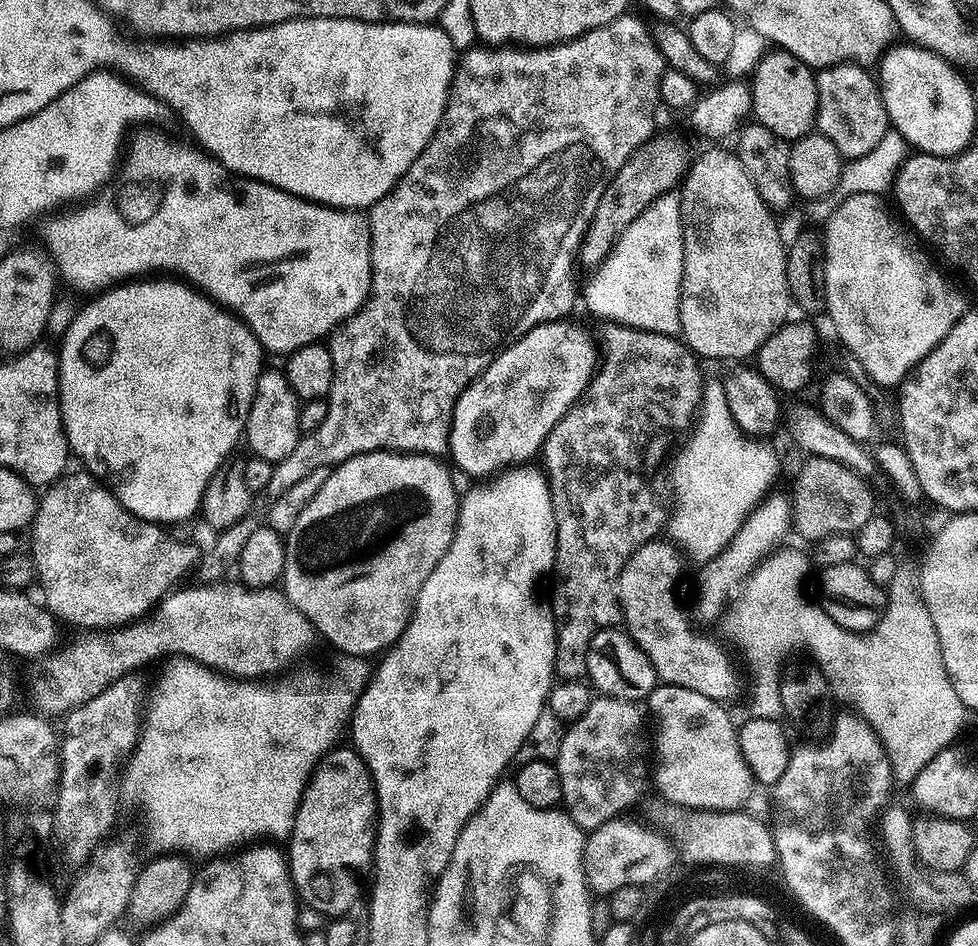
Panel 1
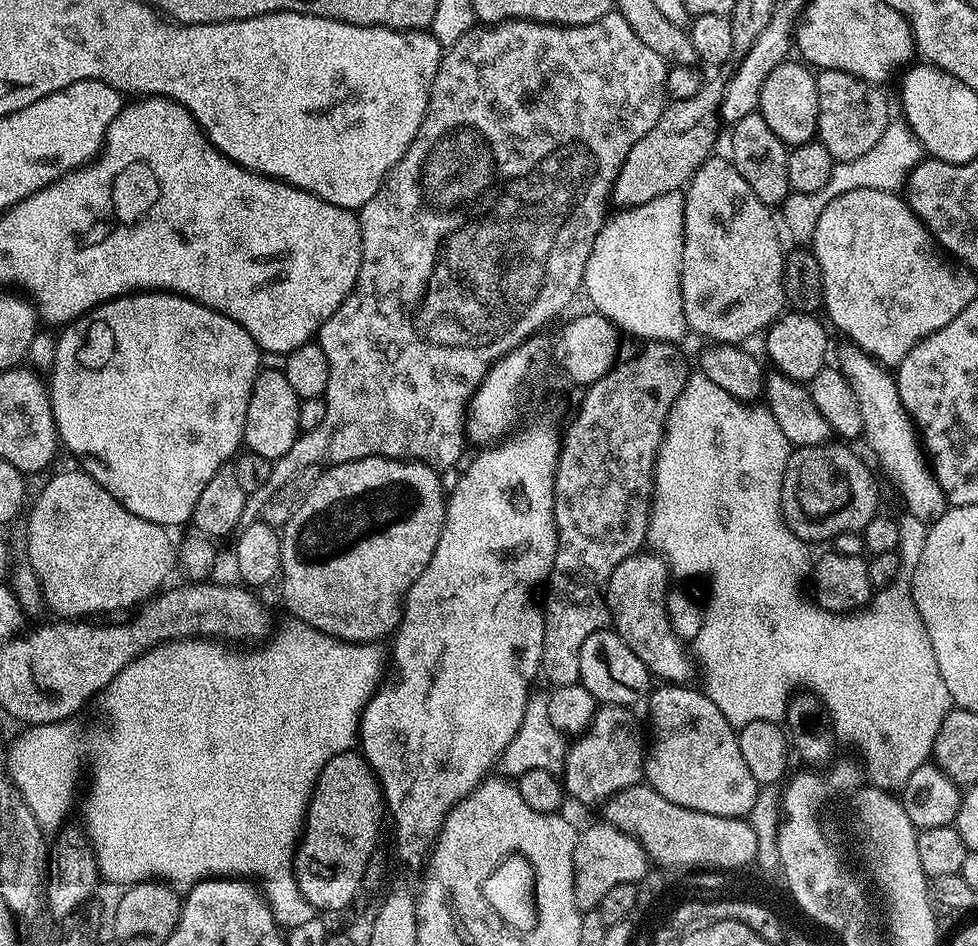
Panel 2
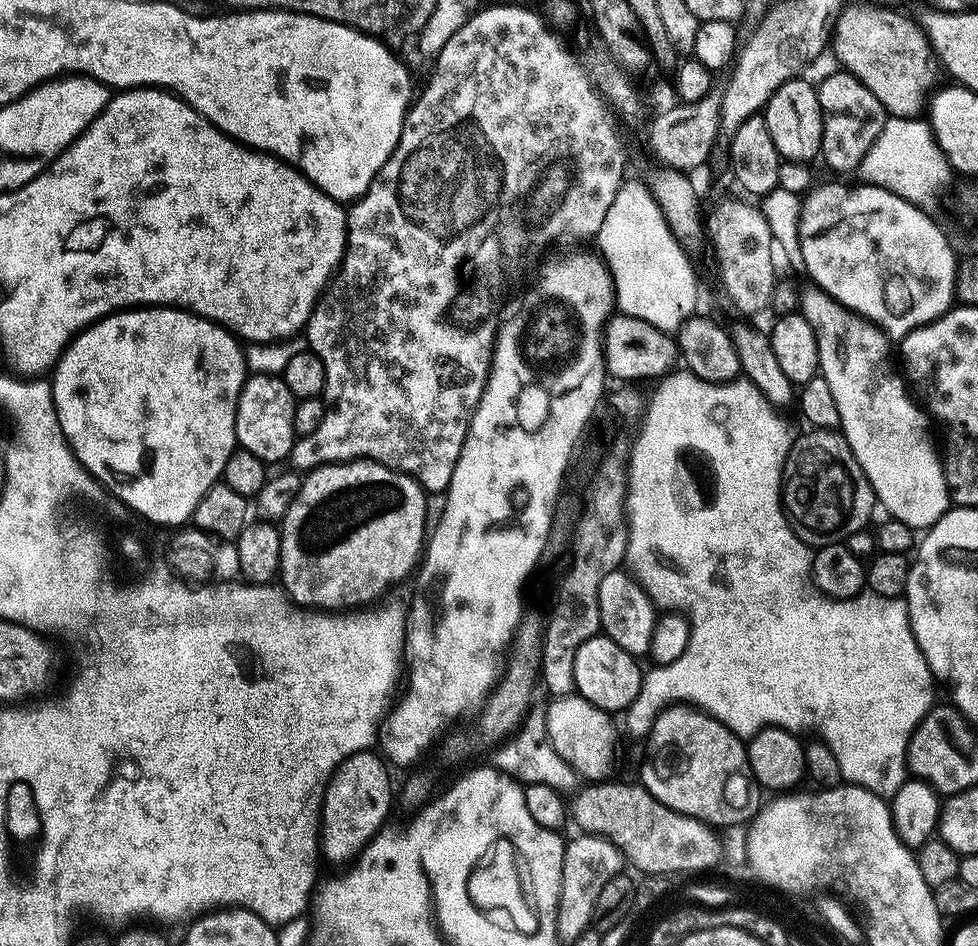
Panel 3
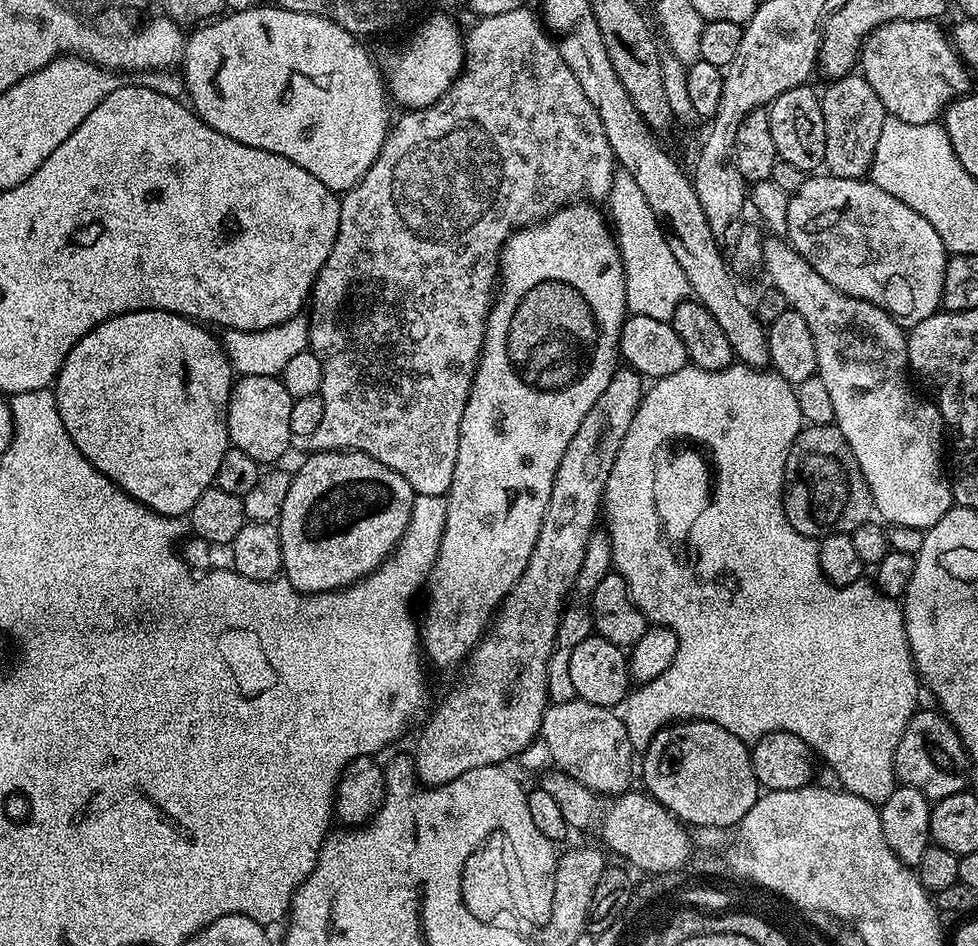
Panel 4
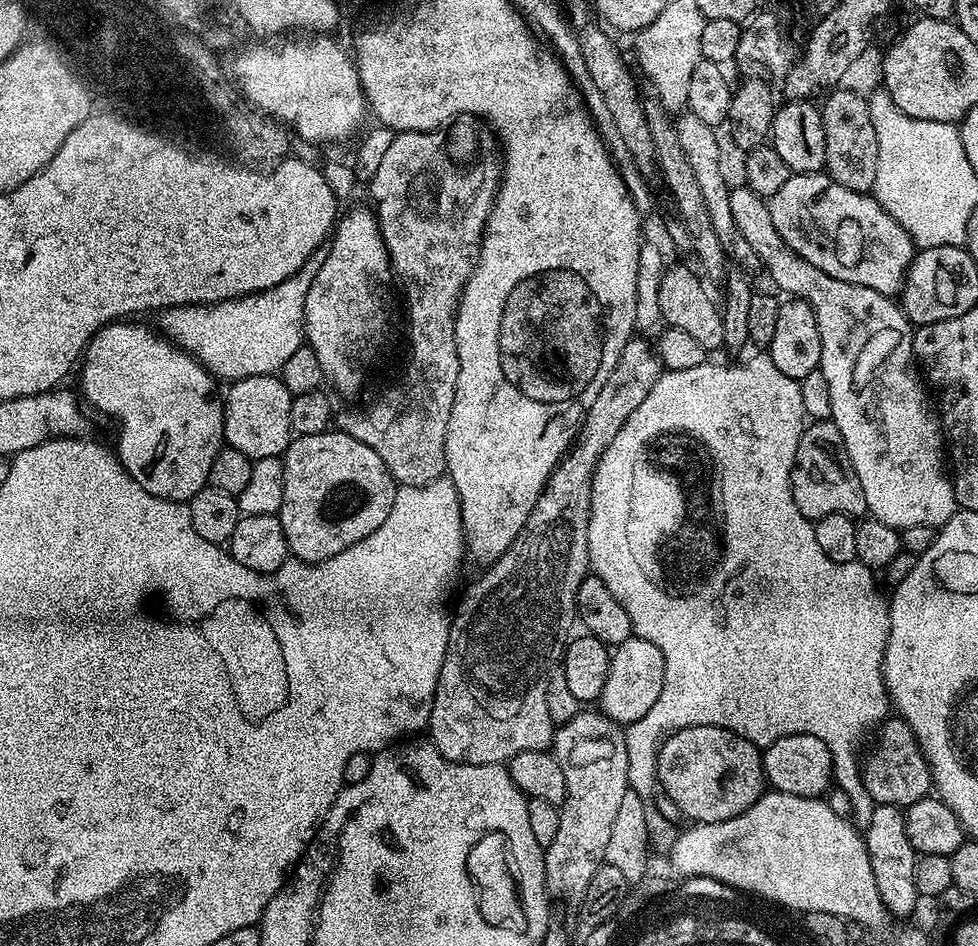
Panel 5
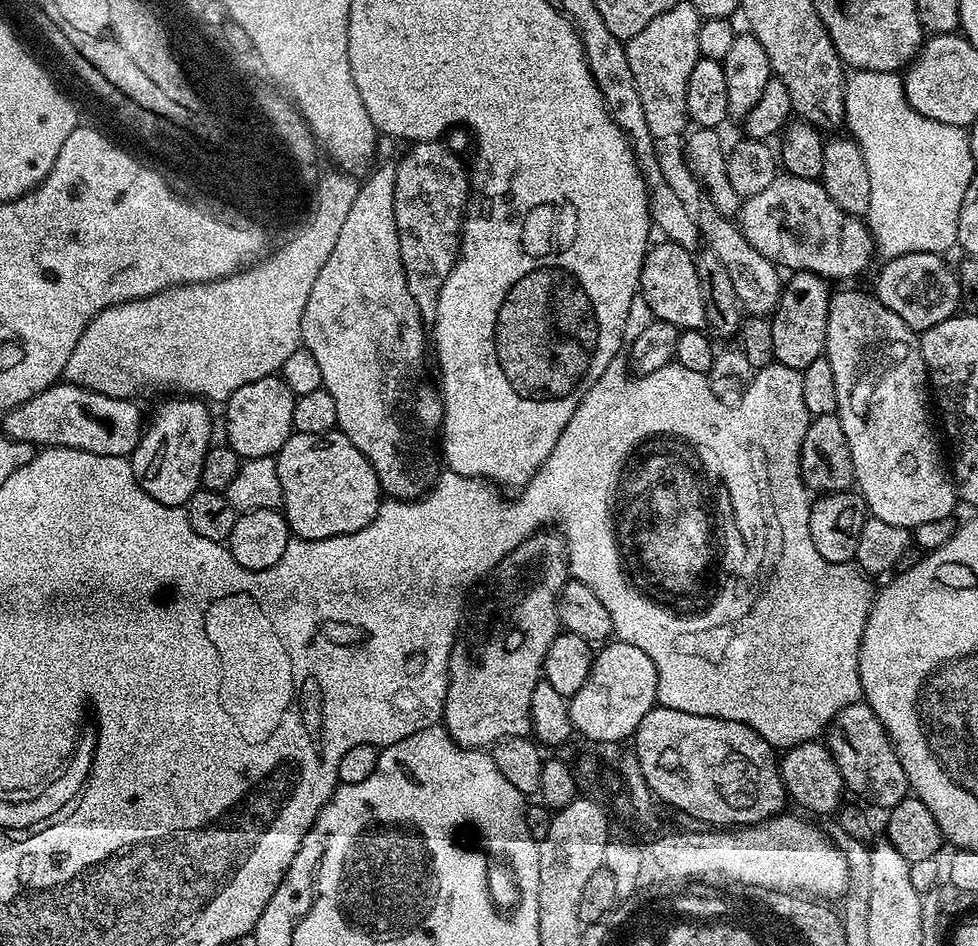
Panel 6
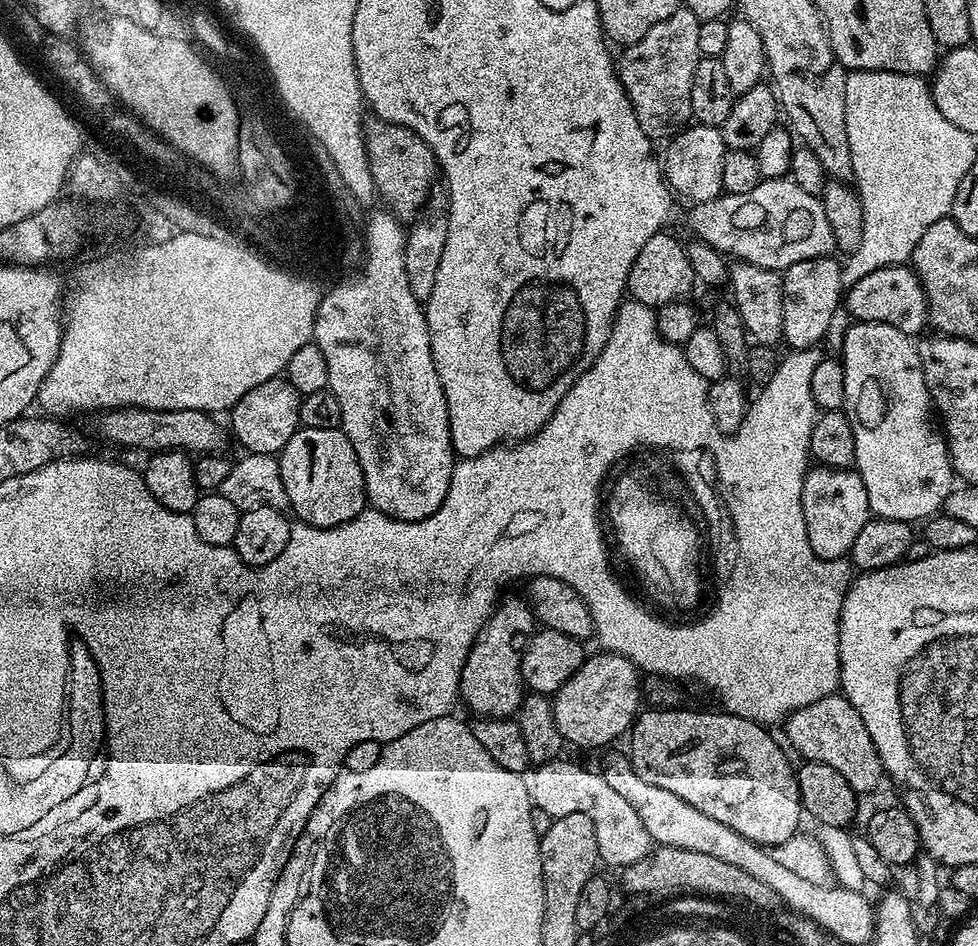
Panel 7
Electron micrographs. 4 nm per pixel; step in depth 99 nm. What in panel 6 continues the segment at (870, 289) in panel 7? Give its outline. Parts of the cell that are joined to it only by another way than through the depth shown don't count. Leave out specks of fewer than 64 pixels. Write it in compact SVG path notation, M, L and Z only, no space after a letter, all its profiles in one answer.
M915 252L885 259L876 276L874 298L894 310L917 334L930 330L930 326L938 326L938 322L946 322L946 318L961 311L962 280L944 259L938 252Z

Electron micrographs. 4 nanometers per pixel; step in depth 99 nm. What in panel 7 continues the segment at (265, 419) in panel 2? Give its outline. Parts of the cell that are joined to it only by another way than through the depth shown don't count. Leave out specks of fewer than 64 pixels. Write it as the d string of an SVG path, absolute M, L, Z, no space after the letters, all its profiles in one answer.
M287 378L267 380L246 390L246 394L242 394L242 398L238 398L238 402L230 409L231 435L244 447L245 453L276 456L284 449L286 442L290 442L296 429L301 427L300 397L300 392L290 386Z

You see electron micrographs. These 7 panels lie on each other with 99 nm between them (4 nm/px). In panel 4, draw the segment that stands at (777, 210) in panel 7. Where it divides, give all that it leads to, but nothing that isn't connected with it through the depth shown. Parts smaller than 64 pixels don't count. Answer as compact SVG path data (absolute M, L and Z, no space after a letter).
M812 174L788 197L786 206L786 239L796 252L830 286L842 290L848 296L865 300L884 309L901 328L911 330L915 324L930 318L942 304L944 294L944 269L949 257L938 230L926 222L920 214L910 210L906 202L886 194L871 179L838 178L827 174Z

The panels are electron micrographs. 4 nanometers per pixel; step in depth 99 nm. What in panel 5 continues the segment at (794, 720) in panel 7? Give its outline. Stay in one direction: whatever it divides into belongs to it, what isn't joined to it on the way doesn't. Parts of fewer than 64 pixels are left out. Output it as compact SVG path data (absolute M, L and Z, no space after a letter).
M899 718L885 719L875 736L876 745L873 746L868 760L866 756L862 764L864 785L866 790L870 790L872 801L876 804L896 804L907 809L908 805L929 795L933 791L932 769L929 768L928 759L922 754L916 735L906 721Z

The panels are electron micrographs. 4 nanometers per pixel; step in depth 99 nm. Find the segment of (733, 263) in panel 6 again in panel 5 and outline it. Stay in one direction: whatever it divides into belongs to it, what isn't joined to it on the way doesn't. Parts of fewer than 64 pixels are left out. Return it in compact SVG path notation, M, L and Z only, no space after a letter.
M685 111L683 115L676 120L676 129L678 130L678 140L682 142L682 148L686 150L686 158L690 161L690 167L694 170L694 178L698 181L698 186L702 189L702 202L706 204L706 211L710 214L710 222L714 224L714 231L722 242L725 253L737 260L739 267L744 270L757 267L758 261L750 242L742 238L742 230L734 222L730 214L730 194L732 188L728 180L724 177L724 168L720 165L720 140L717 129L710 127L698 114Z

